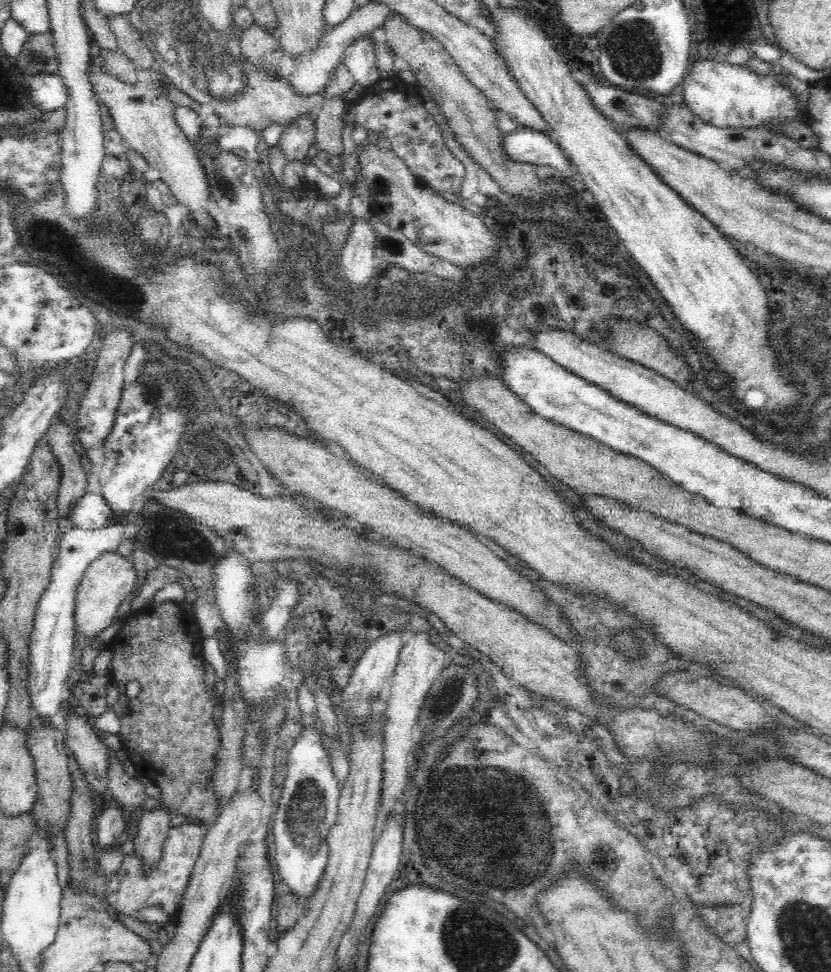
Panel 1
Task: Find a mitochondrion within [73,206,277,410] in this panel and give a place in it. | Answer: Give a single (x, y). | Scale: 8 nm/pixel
(144, 396)

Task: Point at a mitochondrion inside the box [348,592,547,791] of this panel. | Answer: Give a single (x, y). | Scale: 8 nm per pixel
(443, 705)

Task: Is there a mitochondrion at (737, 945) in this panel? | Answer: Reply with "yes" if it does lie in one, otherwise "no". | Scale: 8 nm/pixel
no

